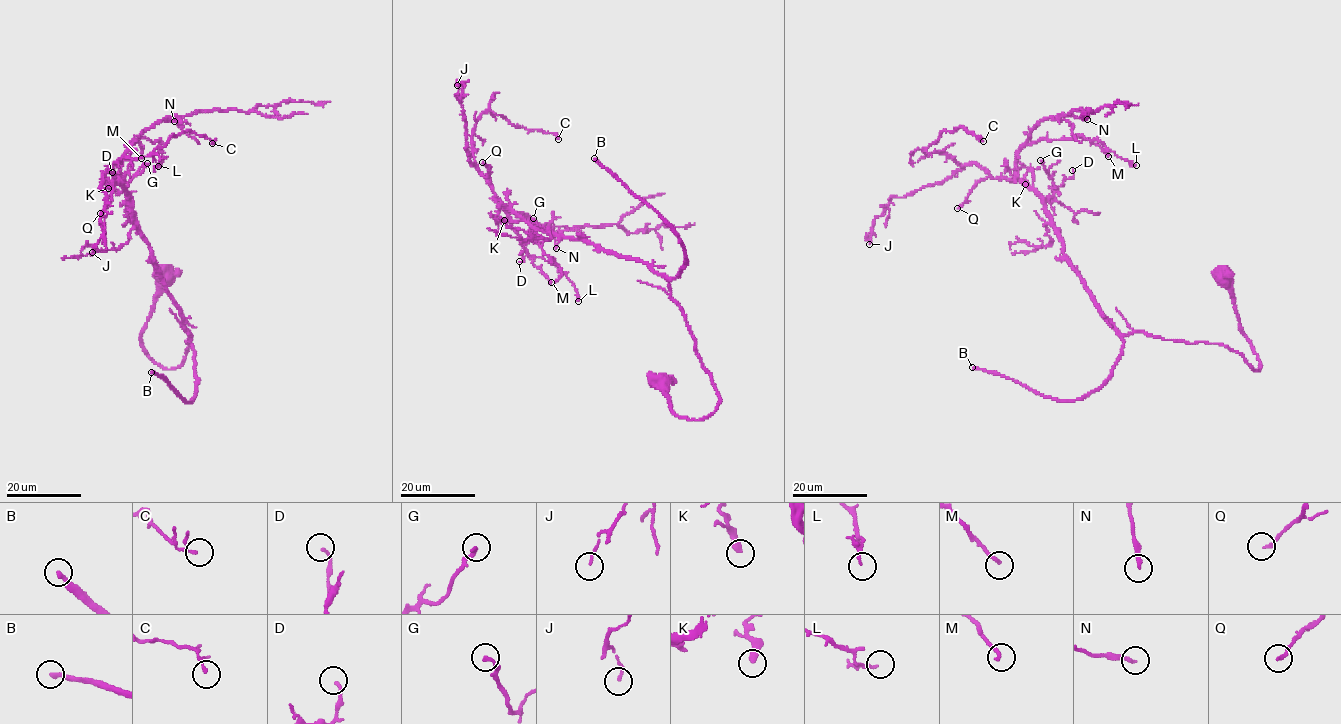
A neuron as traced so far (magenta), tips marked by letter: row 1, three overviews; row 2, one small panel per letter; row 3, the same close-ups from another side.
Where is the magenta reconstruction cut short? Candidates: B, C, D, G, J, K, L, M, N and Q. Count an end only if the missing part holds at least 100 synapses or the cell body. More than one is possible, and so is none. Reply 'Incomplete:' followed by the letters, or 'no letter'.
Incomplete: B

